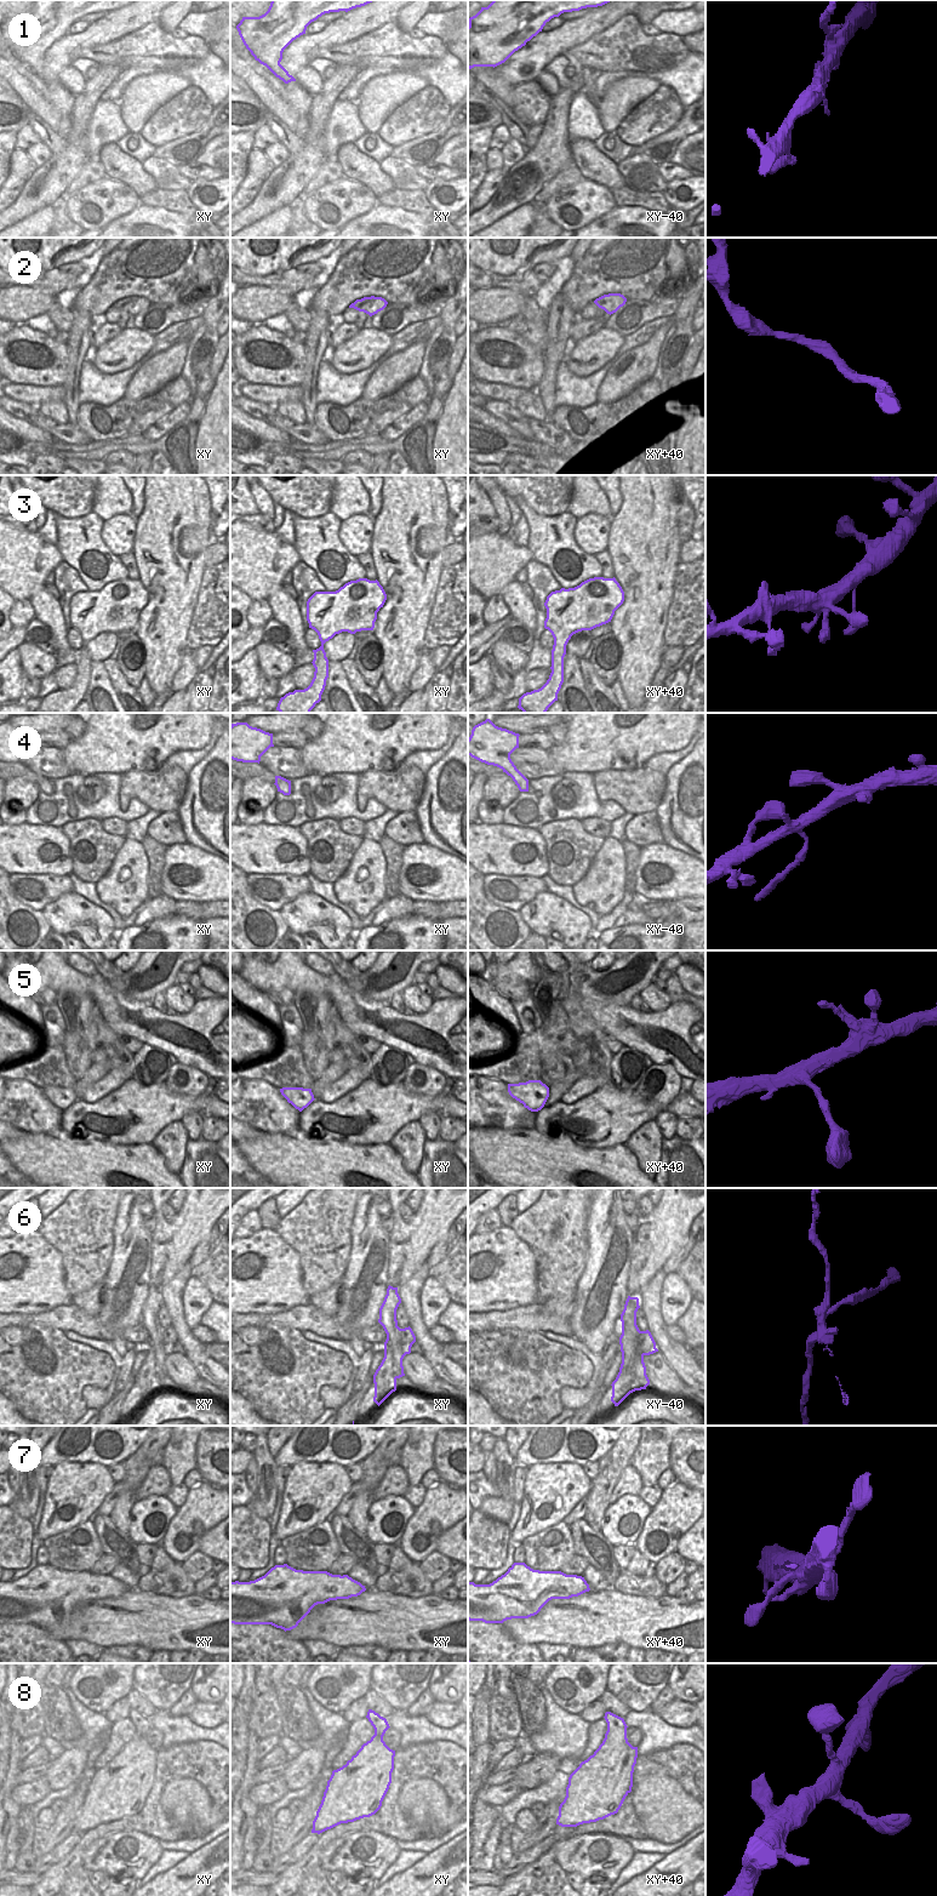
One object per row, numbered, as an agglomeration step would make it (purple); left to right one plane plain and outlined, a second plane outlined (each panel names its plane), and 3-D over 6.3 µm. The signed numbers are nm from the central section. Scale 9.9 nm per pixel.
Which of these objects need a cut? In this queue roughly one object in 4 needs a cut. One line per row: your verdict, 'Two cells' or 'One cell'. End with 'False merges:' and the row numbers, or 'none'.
1: One cell
2: One cell
3: One cell
4: Two cells
5: One cell
6: Two cells
7: One cell
8: One cell
False merges: 4, 6

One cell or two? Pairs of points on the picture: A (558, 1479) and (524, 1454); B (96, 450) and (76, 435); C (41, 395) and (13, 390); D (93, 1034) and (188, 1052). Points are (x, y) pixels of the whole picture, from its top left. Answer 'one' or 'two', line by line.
A: two
B: two
C: one
D: two

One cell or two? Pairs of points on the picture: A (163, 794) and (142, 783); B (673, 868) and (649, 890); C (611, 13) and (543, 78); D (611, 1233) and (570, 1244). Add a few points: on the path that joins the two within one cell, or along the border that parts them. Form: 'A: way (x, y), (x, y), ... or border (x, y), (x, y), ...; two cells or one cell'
A: way (158, 789), (147, 786); one cell
B: way (664, 873), (653, 881), (649, 881); one cell
C: border (543, 69), (535, 79); two cells
D: border (588, 1211), (587, 1262), (584, 1267); two cells

